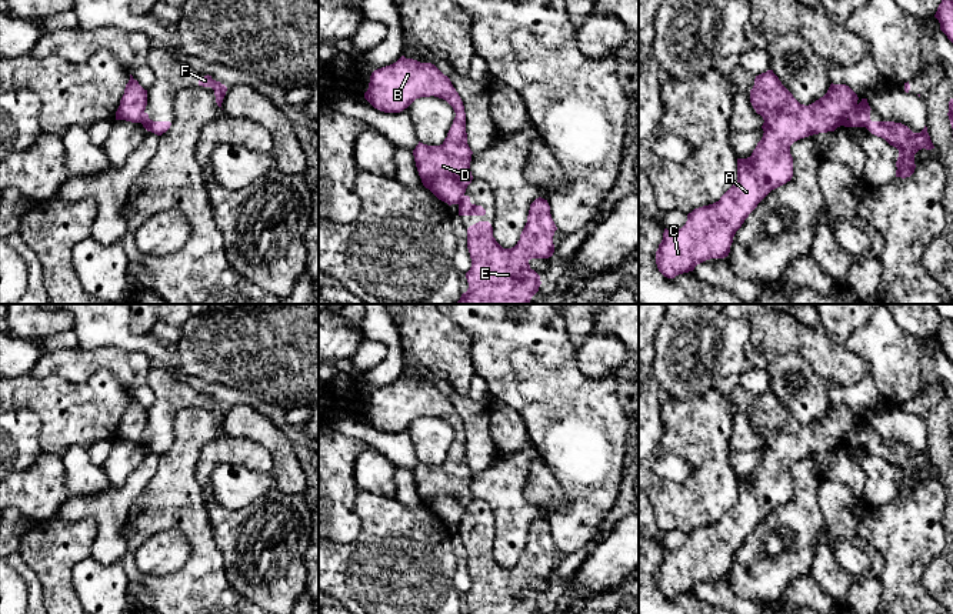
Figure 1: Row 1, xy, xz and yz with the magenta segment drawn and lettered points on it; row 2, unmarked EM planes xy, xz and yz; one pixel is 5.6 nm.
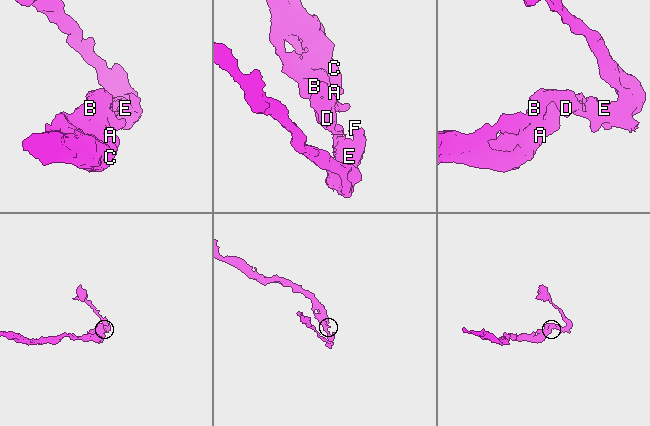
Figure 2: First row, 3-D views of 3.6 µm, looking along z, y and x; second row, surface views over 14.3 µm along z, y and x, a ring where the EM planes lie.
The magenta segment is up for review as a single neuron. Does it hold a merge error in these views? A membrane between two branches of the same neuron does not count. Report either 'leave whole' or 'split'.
split

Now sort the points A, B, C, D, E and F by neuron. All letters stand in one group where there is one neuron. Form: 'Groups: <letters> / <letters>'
Groups: A B C D / E F

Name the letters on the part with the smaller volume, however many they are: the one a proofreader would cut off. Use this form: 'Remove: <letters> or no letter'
Remove: E, F

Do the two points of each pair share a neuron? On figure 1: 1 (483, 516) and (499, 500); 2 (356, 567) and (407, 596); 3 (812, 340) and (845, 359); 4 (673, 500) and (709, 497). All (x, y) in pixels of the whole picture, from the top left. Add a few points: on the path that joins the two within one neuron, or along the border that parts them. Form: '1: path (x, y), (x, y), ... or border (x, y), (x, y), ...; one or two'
1: border (473, 499), (483, 500), (493, 516), (493, 541); two
2: path (369, 576), (389, 577), (395, 583); one
3: path (820, 349), (830, 359), (836, 359); one
4: path (682, 500), (690, 500), (700, 493); one

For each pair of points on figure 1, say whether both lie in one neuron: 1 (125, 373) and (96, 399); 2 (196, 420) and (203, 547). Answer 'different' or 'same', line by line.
1: different
2: same

